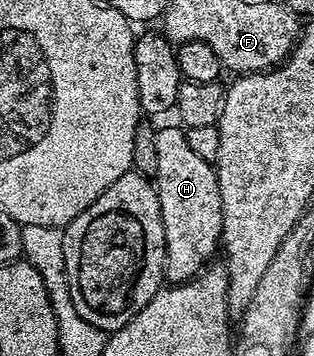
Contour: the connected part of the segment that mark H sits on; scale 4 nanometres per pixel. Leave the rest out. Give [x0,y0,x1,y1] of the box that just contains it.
[155,125,223,285]

